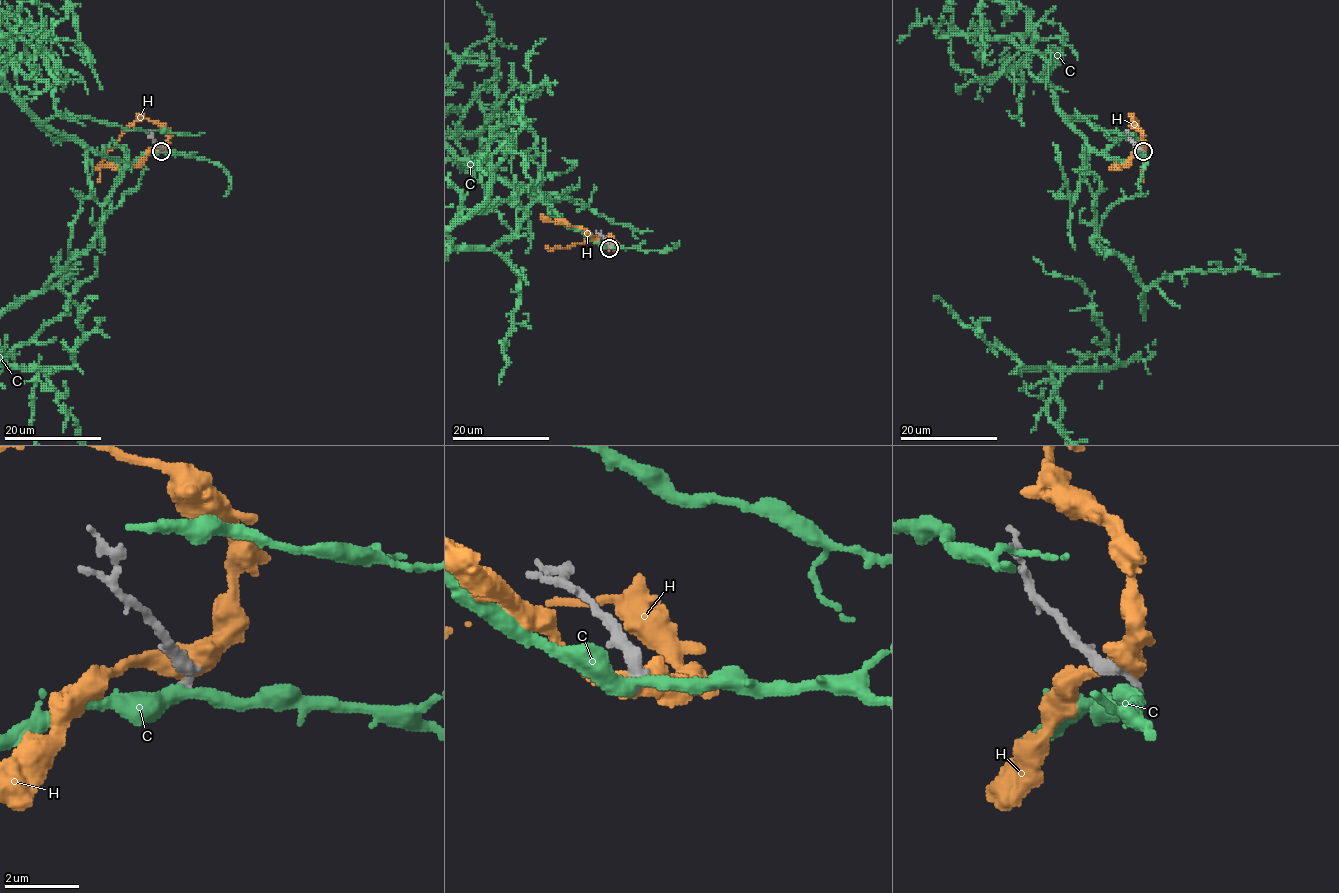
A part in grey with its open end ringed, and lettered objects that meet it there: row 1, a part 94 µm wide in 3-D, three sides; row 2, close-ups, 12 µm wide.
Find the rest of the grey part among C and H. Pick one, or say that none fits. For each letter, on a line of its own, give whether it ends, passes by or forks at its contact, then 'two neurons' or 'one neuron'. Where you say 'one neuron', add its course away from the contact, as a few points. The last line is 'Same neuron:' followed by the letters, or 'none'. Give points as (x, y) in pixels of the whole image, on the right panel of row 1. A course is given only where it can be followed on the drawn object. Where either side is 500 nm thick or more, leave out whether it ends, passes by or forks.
C: it passes by; one neuron
H: two neurons
Same neuron: C

